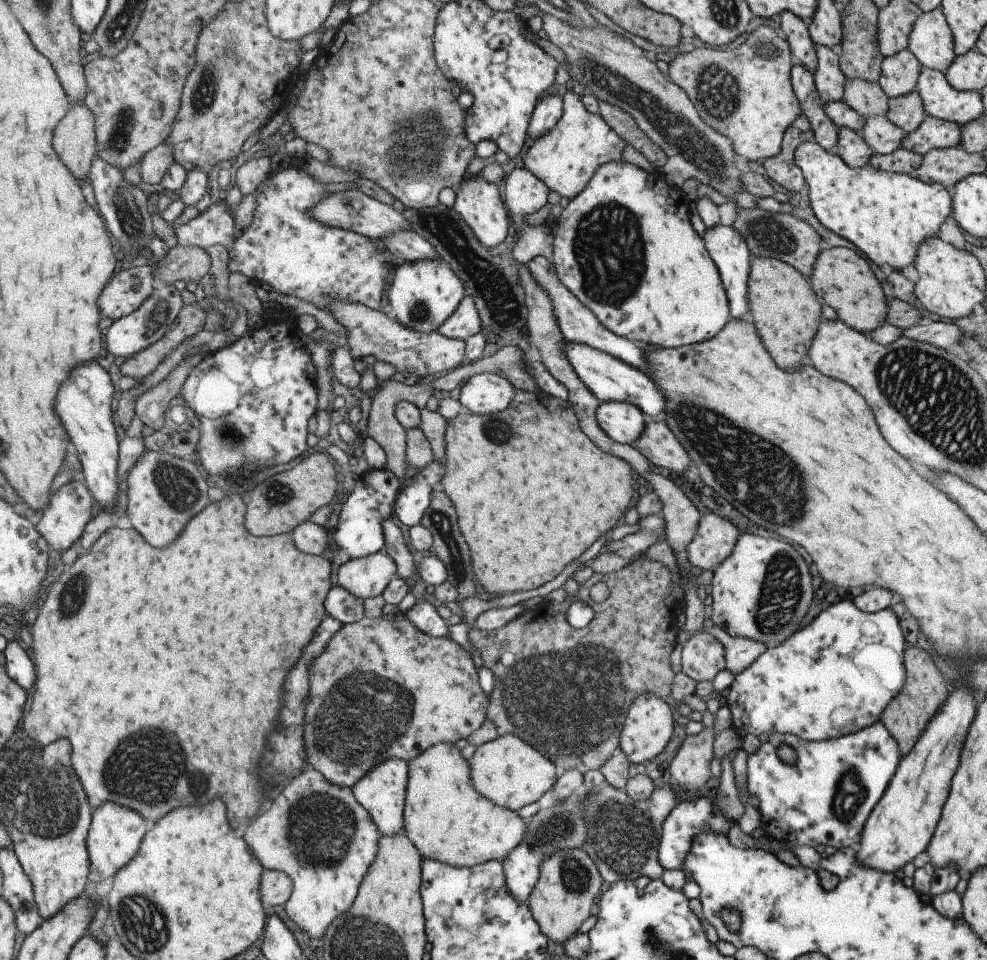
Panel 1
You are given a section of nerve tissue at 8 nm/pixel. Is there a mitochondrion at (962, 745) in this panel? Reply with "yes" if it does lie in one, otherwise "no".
no

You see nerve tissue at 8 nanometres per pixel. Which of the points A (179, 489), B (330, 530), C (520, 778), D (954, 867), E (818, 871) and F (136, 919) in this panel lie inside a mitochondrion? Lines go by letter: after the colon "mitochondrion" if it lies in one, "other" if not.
A: mitochondrion
B: other
C: other
D: other
E: other
F: mitochondrion

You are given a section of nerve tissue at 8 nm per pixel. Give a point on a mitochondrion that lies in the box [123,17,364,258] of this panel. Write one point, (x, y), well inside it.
(229, 47)

